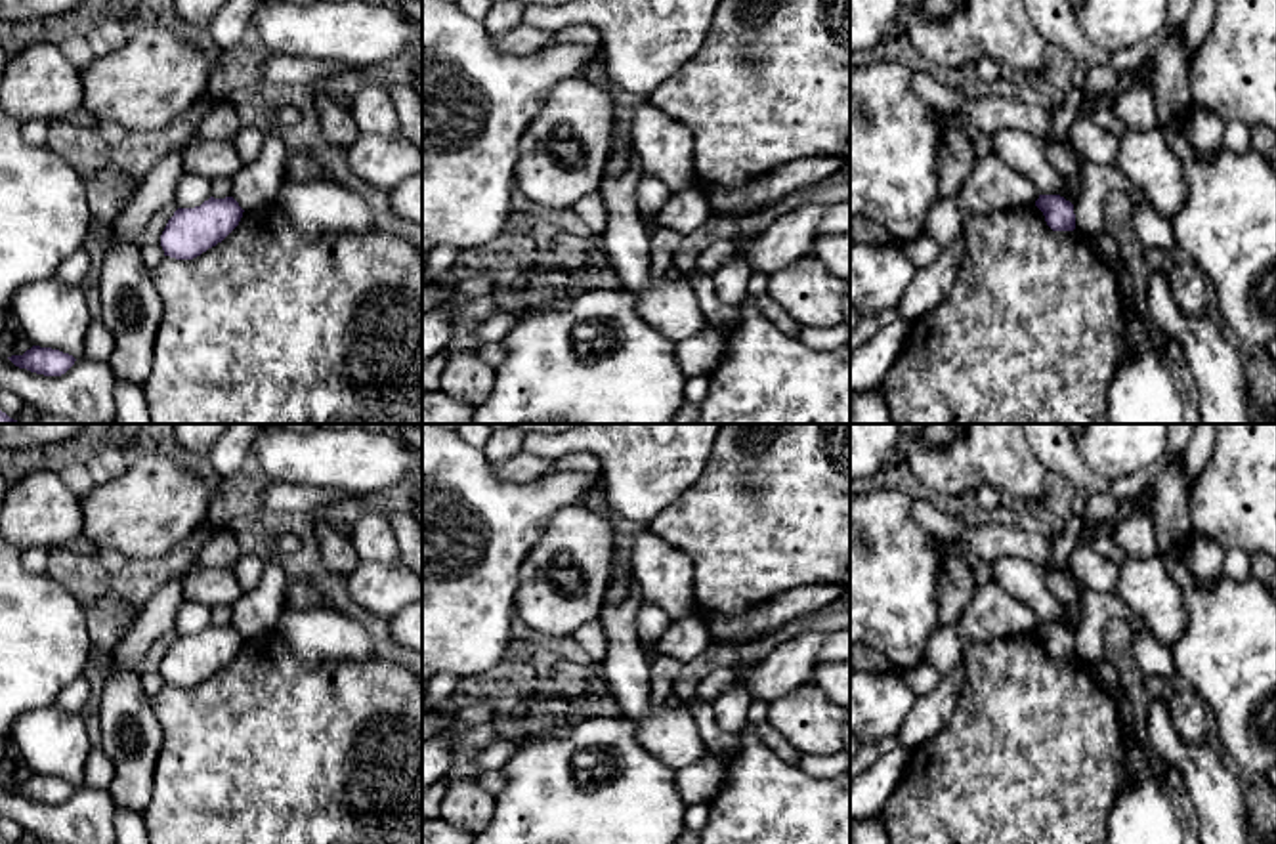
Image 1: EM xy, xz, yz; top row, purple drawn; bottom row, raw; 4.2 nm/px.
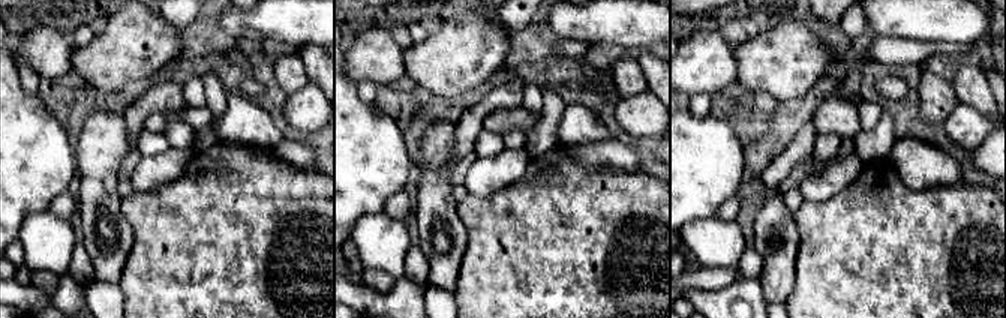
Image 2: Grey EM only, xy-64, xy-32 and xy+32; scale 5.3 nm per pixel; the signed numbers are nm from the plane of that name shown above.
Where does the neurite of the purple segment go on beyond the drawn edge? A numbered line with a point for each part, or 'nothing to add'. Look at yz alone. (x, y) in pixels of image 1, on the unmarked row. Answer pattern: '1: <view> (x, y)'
nothing to add

